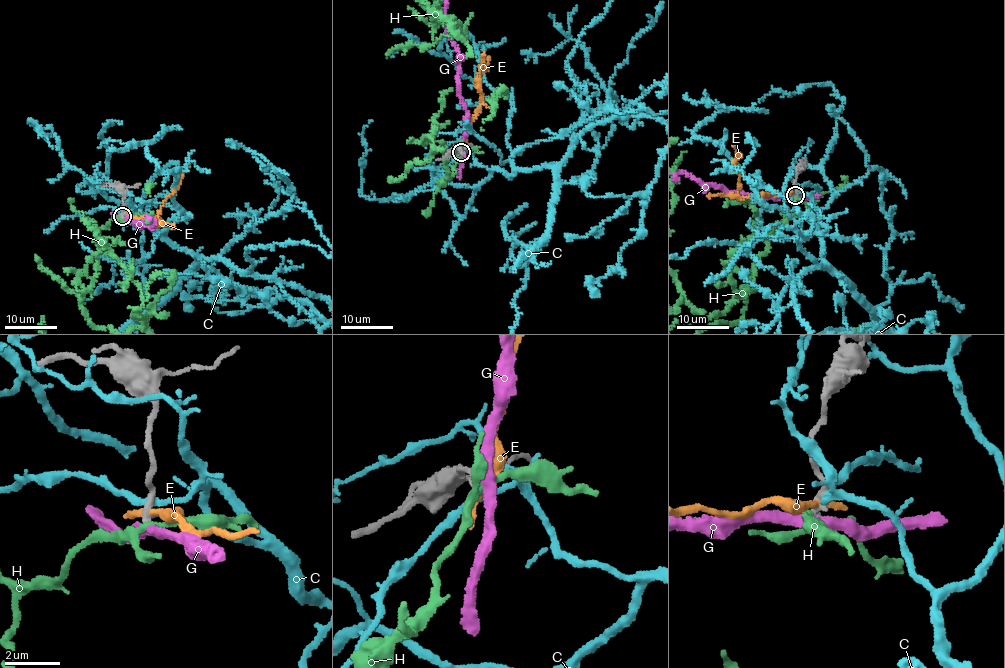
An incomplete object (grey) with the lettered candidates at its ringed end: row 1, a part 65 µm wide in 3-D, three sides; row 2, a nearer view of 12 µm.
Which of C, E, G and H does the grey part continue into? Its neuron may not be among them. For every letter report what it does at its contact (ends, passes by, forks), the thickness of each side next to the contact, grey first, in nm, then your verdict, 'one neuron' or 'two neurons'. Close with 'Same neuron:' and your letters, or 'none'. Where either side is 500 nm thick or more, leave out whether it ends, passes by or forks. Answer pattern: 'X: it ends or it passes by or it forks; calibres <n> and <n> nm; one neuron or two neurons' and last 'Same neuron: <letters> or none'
C: it passes by; calibres 280 and 240 nm; two neurons
E: it passes by; calibres 280 and 240 nm; two neurons
G: it passes by; calibres 240 and 360 nm; two neurons
H: it forks; calibres 240 and 220 nm; two neurons
Same neuron: none

